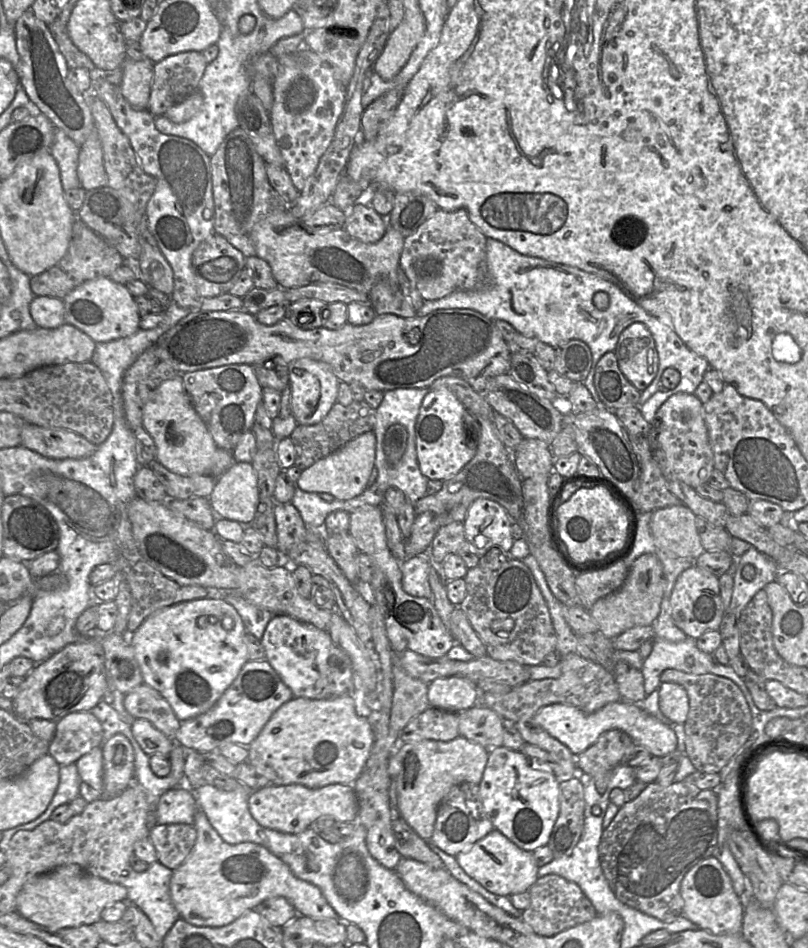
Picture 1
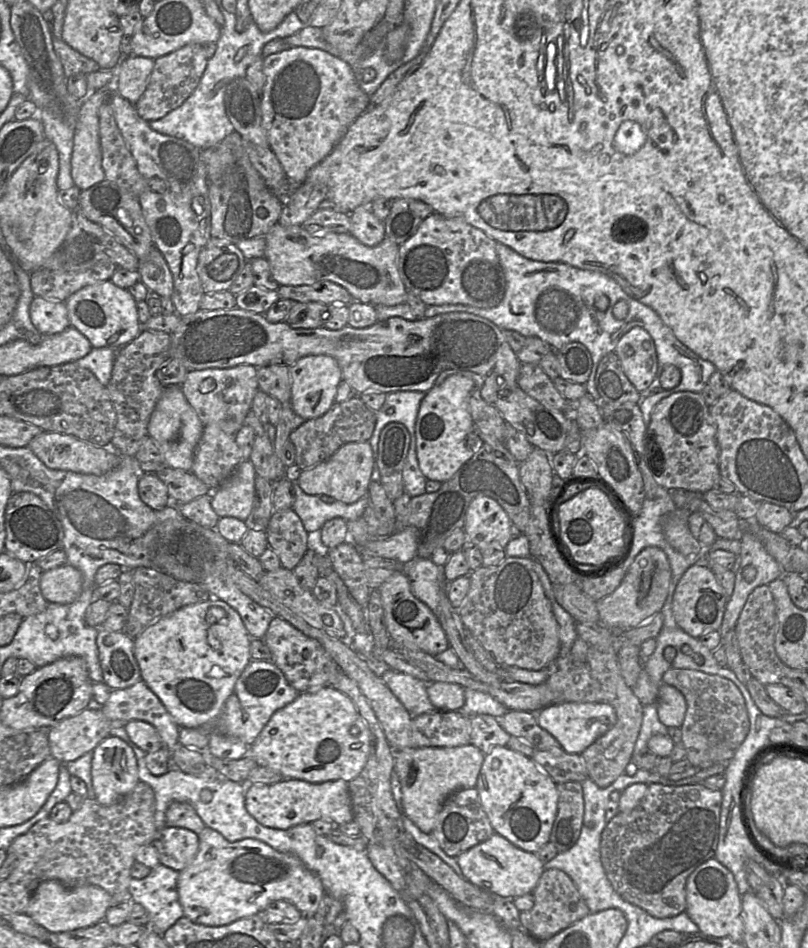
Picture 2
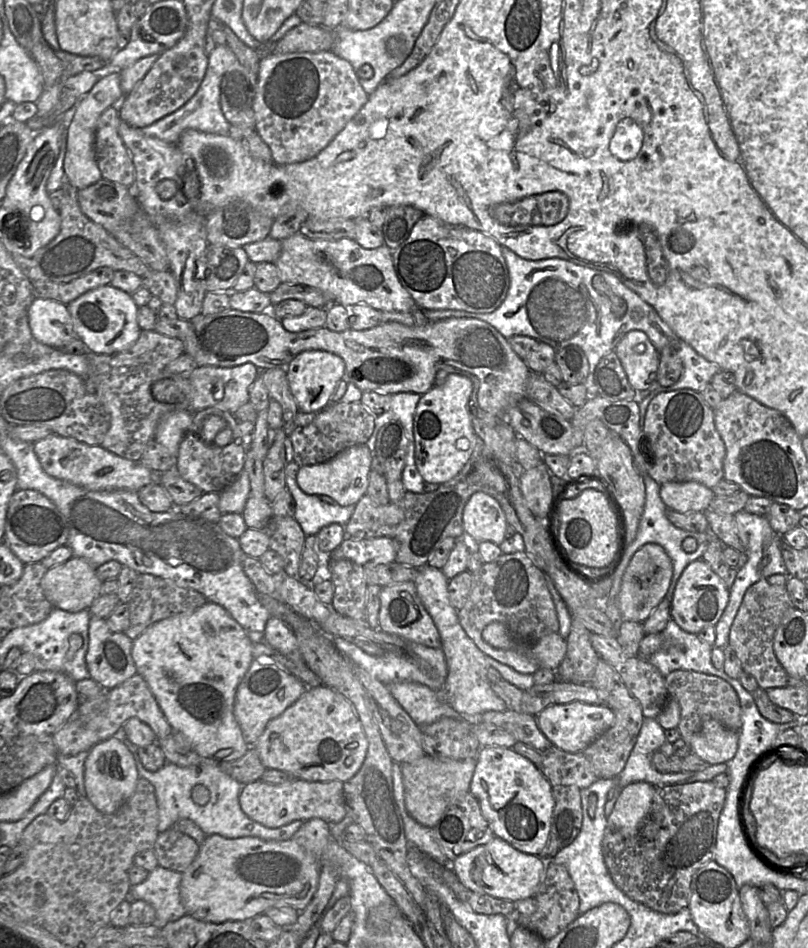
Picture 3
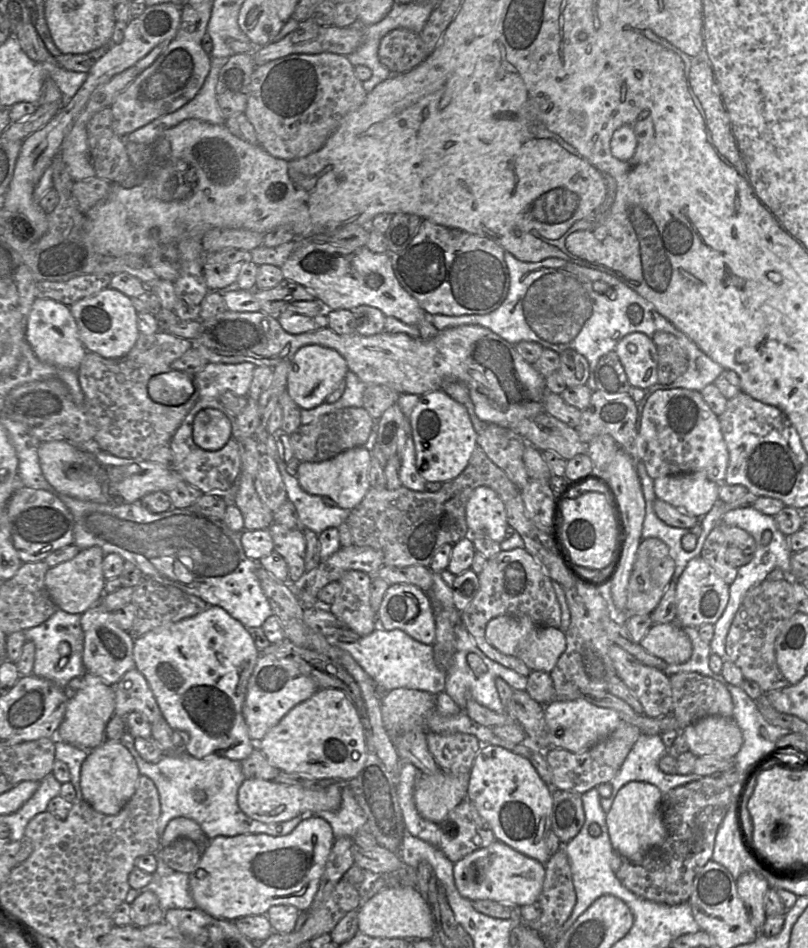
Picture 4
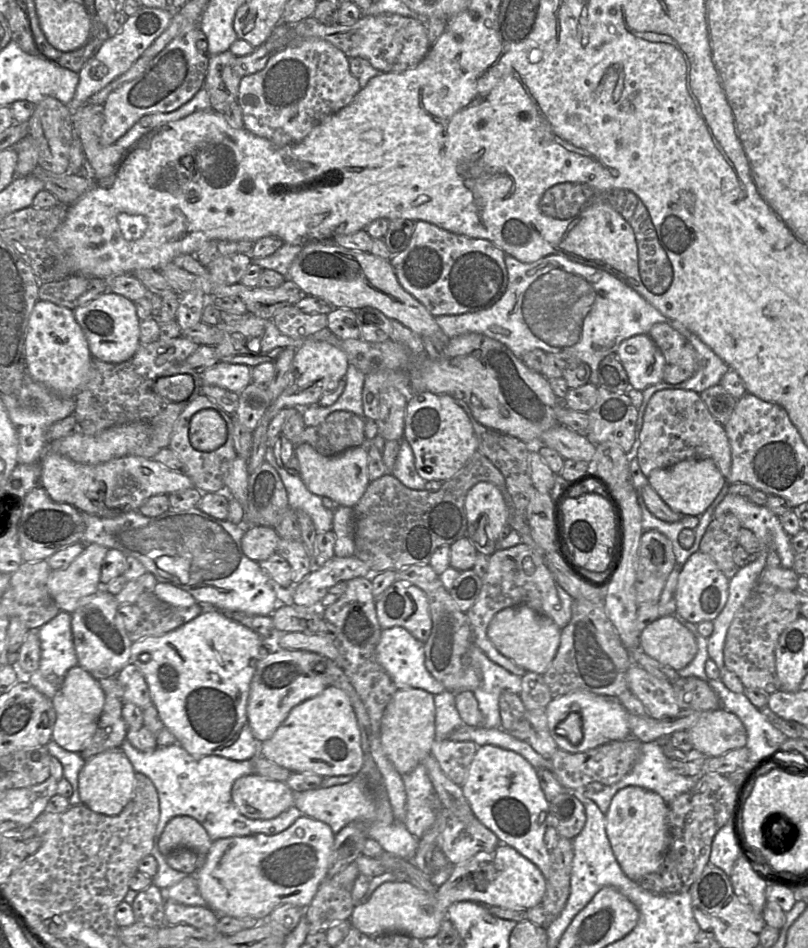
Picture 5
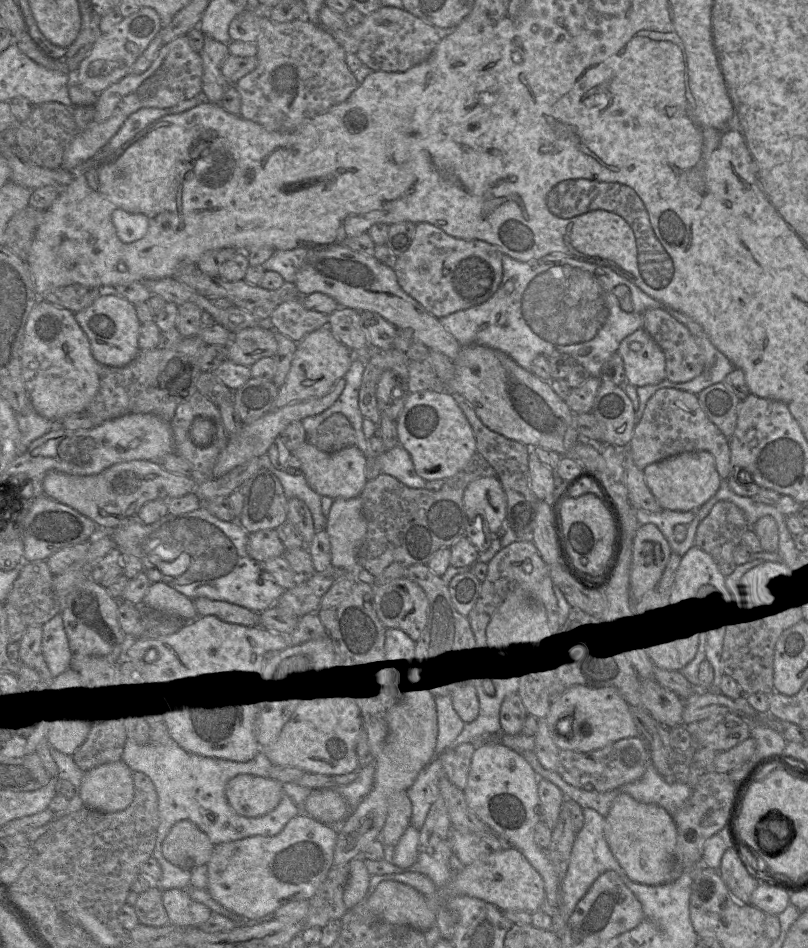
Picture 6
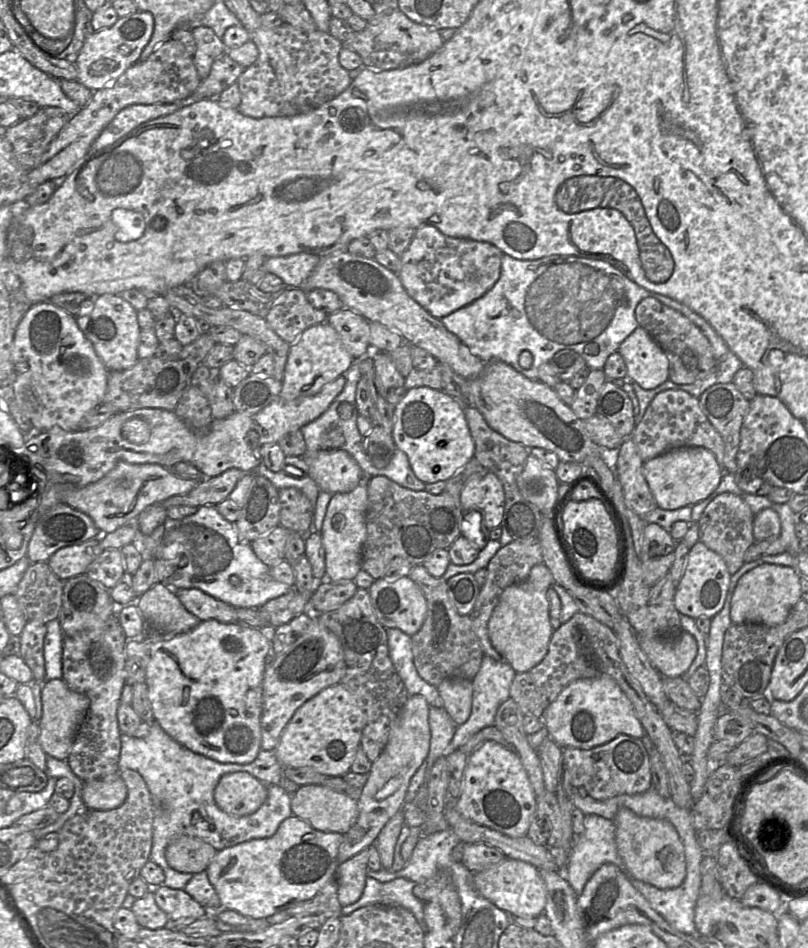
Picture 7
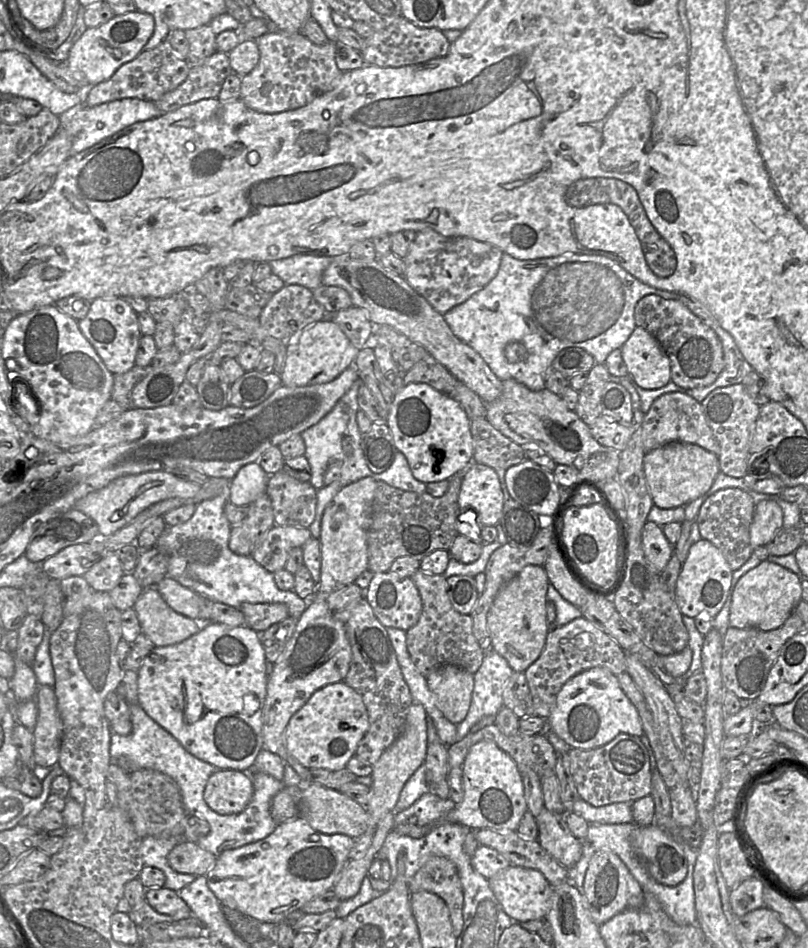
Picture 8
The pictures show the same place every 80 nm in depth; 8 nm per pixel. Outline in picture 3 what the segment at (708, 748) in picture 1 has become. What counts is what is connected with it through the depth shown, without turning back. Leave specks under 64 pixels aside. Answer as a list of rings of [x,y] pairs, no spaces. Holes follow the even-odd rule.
[[[675,670],[665,677],[665,686],[670,698],[674,698],[680,706],[680,722],[678,731],[688,745],[692,736],[697,733],[702,724],[715,720],[724,727],[739,732],[741,722],[741,706],[738,695],[725,680],[695,671]]]

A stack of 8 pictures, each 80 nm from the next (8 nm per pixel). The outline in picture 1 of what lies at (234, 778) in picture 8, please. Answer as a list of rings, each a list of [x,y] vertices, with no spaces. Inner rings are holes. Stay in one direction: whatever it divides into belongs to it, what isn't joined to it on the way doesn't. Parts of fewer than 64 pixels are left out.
[[[301,784],[267,785],[251,791],[247,801],[249,812],[258,824],[282,833],[300,833],[323,815],[339,822],[358,819],[358,802],[352,785],[330,784],[320,788]]]

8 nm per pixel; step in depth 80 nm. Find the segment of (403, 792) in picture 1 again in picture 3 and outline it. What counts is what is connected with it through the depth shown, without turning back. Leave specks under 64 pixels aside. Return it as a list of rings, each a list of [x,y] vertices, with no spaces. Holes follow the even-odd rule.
[[[429,755],[411,763],[401,763],[405,805],[408,813],[421,825],[433,828],[446,809],[457,798],[469,792],[476,763],[476,758],[439,760]]]

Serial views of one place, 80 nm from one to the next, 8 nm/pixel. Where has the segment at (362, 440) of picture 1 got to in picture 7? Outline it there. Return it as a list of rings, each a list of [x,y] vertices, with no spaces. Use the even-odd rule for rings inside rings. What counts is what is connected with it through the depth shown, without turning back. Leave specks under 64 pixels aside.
[[[342,449],[318,450],[304,455],[310,476],[320,491],[331,494],[352,491],[363,479],[355,459]]]

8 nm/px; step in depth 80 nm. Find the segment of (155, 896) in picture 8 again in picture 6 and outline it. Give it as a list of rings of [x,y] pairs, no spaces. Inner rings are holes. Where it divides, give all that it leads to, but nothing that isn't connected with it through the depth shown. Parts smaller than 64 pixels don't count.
[[[167,889],[162,892],[162,903],[169,924],[179,927],[198,927],[211,916],[211,910],[192,899],[186,889]]]

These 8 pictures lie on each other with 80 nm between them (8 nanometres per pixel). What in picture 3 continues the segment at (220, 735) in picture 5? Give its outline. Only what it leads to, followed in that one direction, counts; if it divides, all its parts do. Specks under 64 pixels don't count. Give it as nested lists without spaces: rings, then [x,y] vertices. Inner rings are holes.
[[[207,602],[198,609],[180,613],[175,616],[160,620],[149,626],[132,642],[131,656],[135,663],[137,673],[145,680],[152,694],[154,695],[166,720],[173,728],[174,732],[181,732],[191,742],[191,749],[194,750],[203,759],[216,759],[223,761],[233,761],[241,758],[249,749],[245,742],[241,728],[234,715],[235,695],[239,683],[245,676],[254,658],[252,655],[253,643],[248,637],[243,627],[227,612],[225,608],[213,602]]]

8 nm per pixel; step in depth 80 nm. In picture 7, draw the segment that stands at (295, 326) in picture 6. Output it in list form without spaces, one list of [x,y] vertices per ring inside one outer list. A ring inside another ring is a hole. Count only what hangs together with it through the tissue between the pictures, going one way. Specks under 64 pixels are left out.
[[[286,287],[278,299],[274,302],[265,317],[269,327],[285,342],[293,344],[307,328],[327,322],[328,315],[313,307],[308,299],[307,292],[301,288]]]

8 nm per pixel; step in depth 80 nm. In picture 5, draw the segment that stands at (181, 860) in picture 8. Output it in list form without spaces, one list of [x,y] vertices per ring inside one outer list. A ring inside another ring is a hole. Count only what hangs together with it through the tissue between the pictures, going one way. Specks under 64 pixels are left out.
[[[176,816],[165,826],[159,840],[159,850],[166,856],[177,848],[188,848],[204,857],[212,843],[198,821],[190,816]]]

